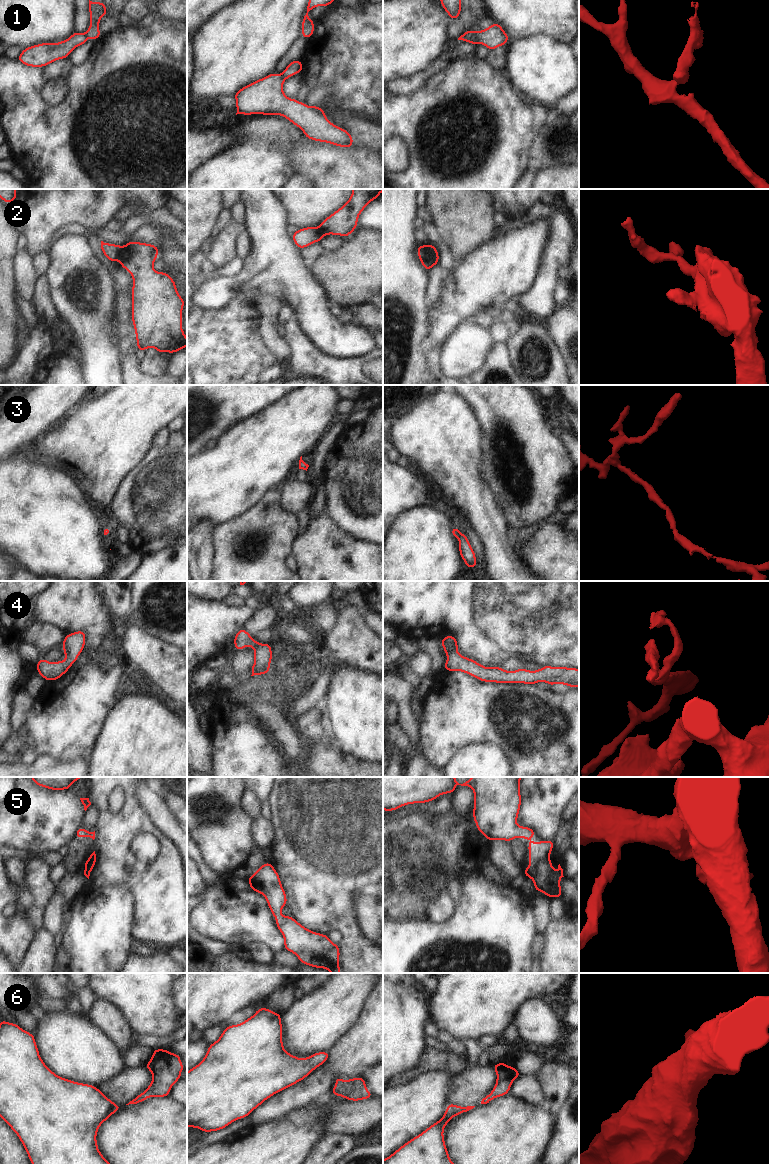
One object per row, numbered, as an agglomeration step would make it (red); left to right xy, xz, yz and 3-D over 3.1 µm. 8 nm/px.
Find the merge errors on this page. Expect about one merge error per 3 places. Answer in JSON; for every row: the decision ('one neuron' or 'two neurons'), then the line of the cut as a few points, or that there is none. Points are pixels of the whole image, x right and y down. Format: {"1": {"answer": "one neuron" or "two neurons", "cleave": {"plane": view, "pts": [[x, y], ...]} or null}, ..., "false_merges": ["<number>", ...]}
{"1": {"answer": "two neurons", "cleave": {"plane": "xz", "pts": [[281, 74], [285, 78]]}}, "2": {"answer": "two neurons", "cleave": {"plane": "yz", "pts": [[424, 246], [429, 251], [437, 253]]}}, "3": {"answer": "one neuron", "cleave": null}, "4": {"answer": "one neuron", "cleave": null}, "5": {"answer": "one neuron", "cleave": null}, "6": {"answer": "one neuron", "cleave": null}, "false_merges": ["1", "2"]}

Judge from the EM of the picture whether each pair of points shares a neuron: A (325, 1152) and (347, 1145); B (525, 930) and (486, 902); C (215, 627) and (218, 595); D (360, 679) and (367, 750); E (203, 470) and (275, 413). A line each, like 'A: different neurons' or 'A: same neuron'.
A: same neuron
B: same neuron
C: different neurons
D: same neuron
E: same neuron

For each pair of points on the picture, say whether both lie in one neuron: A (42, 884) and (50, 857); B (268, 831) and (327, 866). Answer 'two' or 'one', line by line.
A: two
B: two

